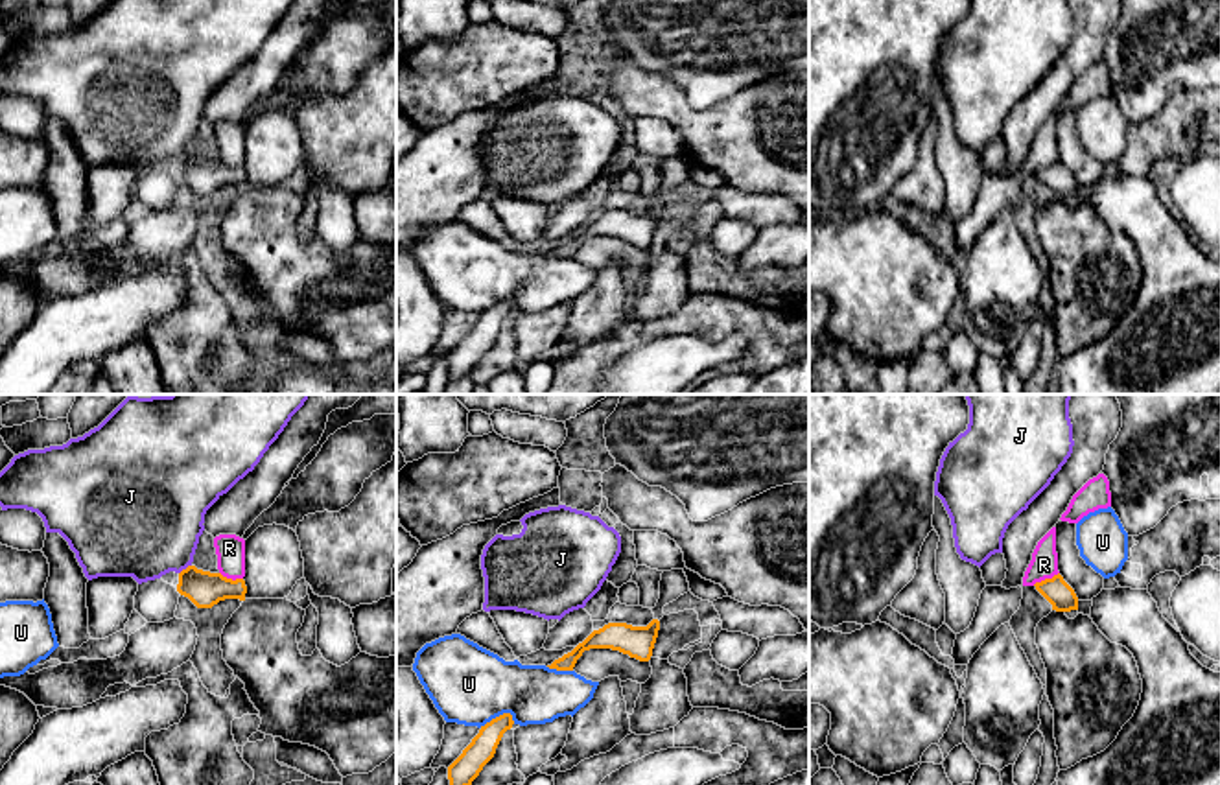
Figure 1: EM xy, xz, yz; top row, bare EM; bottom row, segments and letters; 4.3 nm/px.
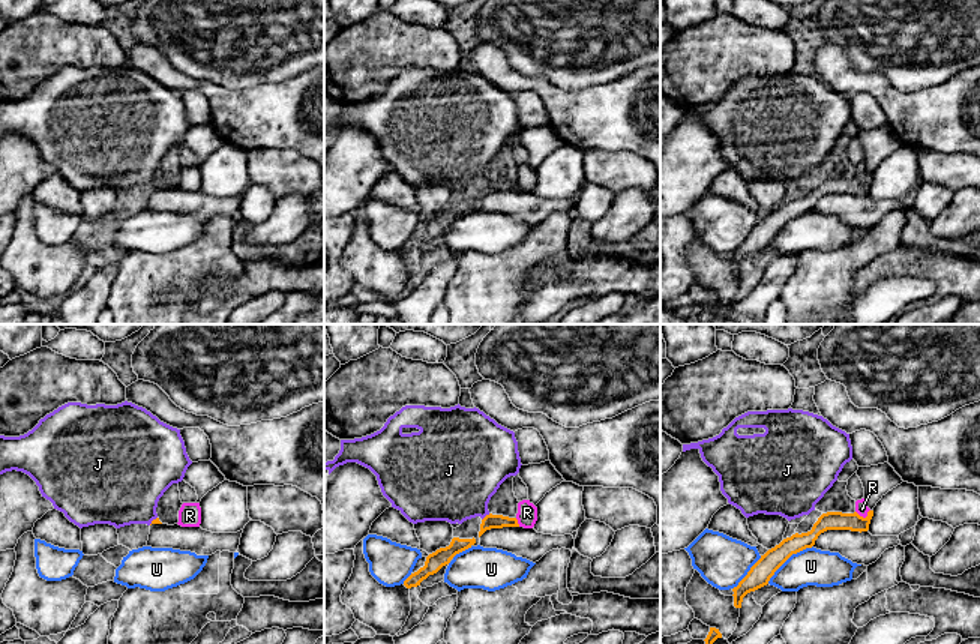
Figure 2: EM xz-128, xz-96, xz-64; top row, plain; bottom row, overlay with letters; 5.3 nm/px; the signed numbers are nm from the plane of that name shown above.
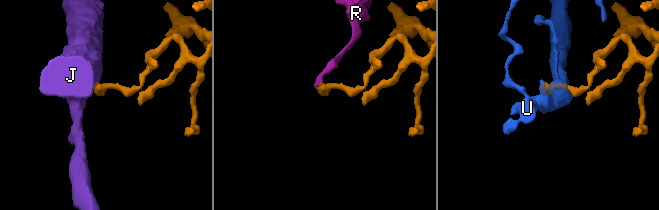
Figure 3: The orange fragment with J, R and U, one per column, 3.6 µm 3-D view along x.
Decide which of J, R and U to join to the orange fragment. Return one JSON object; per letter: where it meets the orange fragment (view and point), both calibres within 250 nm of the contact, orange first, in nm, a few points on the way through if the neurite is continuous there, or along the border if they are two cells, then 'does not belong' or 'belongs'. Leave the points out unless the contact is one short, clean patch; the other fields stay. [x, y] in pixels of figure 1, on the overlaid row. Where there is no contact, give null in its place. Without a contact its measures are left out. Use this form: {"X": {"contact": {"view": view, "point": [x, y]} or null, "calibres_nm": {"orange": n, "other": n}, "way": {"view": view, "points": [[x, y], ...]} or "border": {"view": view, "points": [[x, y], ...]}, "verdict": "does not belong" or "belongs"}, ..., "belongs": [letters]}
{"J": {"contact": {"view": "xy", "point": [187, 568]}, "calibres_nm": {"orange": 160, "other": 440}, "border": {"view": "xy", "points": [[190, 564], [179, 574]]}, "verdict": "does not belong"}, "R": {"contact": {"view": "yz", "point": [1045, 579]}, "calibres_nm": {"orange": 120, "other": 120}, "border": {"view": "yz", "points": [[1058, 572], [1032, 585]]}, "verdict": "does not belong"}, "U": {"contact": {"view": "xz", "point": [500, 715]}, "calibres_nm": {"orange": 120, "other": 340}, "verdict": "does not belong"}, "belongs": []}

